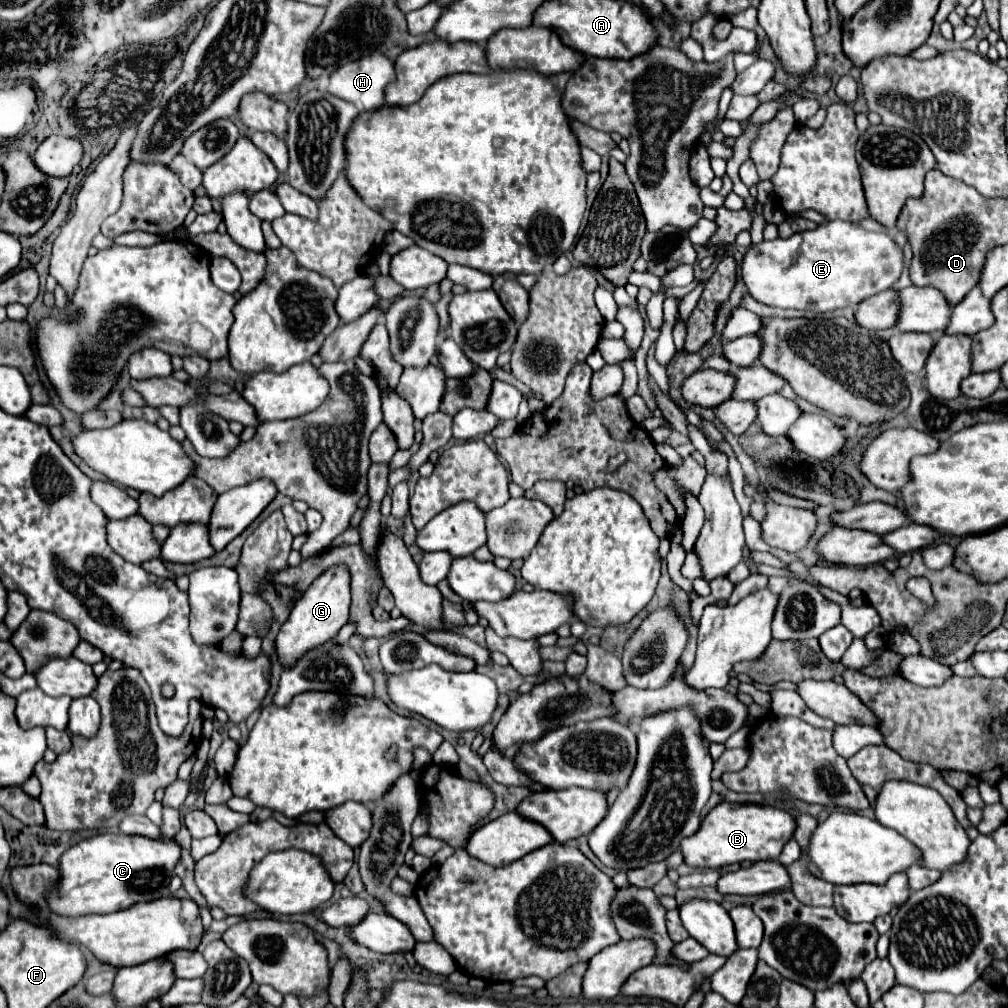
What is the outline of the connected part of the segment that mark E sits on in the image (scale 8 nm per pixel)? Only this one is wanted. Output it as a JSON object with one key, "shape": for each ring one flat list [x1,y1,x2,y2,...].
{"shape":[[829,220,819,224,815,230,805,230,789,236,787,240,777,238,771,242,753,244,741,266,741,276,749,288,749,294,759,302,777,308,831,312,837,308,859,304,861,300,875,296,883,290,893,288,903,272,903,250,895,244,895,238,885,232,867,232,857,224,843,220]]}

